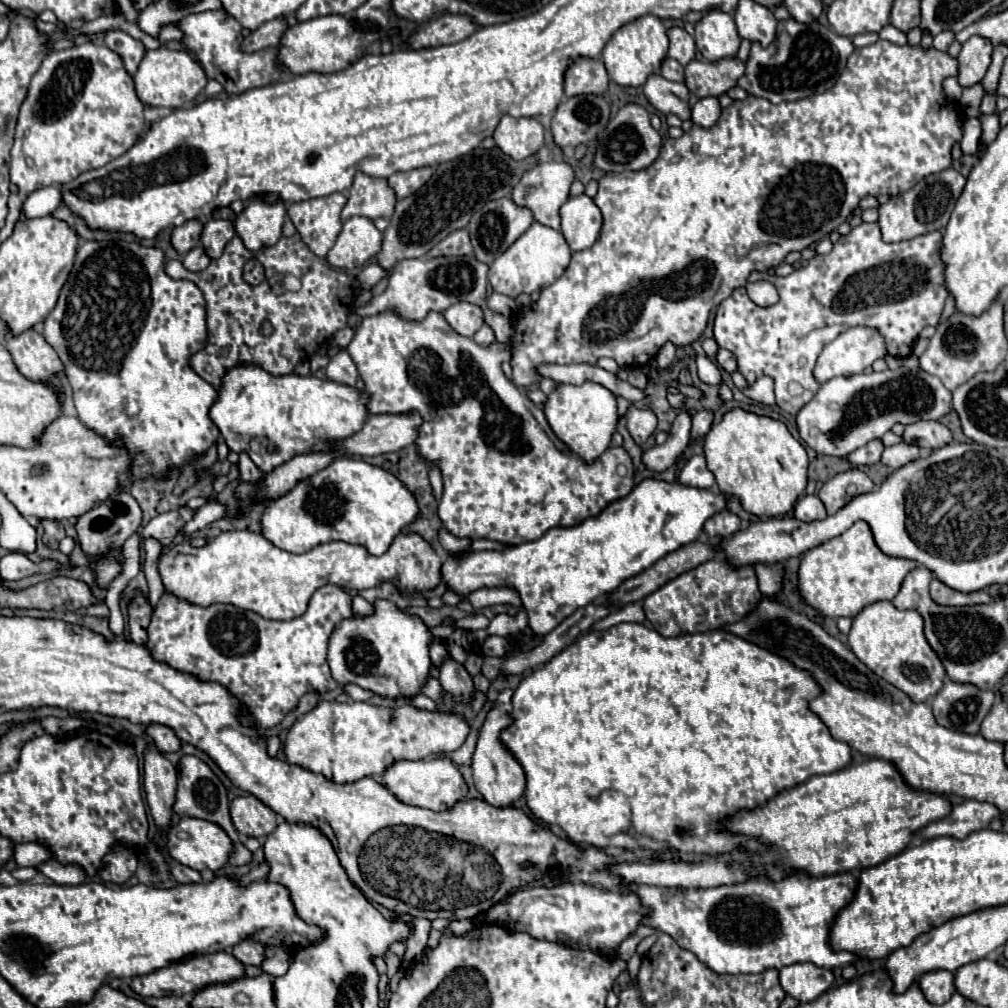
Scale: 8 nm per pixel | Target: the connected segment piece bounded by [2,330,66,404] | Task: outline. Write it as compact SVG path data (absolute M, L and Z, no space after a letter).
M2 330L4 346L12 354L12 360L18 372L32 382L44 382L52 386L58 394L60 404L66 400L66 374L62 360L54 352L54 348L44 340L42 334L34 330L26 330L20 336L10 336Z

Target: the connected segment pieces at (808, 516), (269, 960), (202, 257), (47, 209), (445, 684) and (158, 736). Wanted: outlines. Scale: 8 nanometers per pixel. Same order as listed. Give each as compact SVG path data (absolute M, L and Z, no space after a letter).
M802 496L796 506L794 506L794 518L802 520L802 522L814 522L814 520L822 520L826 518L826 508L822 506L818 496Z
M266 948L266 960L262 962L262 970L272 976L282 976L290 968L290 956L282 948Z
M198 246L198 248L192 248L192 250L182 258L182 264L184 264L184 268L190 270L190 272L200 272L200 270L204 270L204 268L210 264L210 258L206 256L204 248Z
M46 186L42 190L36 190L26 196L22 202L22 216L24 218L42 218L54 212L60 206L60 188L58 186Z
M452 658L446 660L440 668L440 684L444 690L448 690L452 696L460 698L462 702L468 702L470 694L474 690L472 678L466 672L466 668L462 664L454 662Z
M152 724L146 730L146 736L154 740L154 744L158 746L160 752L178 752L182 748L182 740L174 734L174 730L170 730L168 726L162 724Z

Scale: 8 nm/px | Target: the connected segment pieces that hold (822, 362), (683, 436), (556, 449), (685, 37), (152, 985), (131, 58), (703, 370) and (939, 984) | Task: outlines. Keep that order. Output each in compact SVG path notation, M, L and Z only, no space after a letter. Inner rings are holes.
M854 326L822 350L814 368L814 378L824 384L834 376L860 374L886 354L886 342L878 330L870 326Z
M680 410L676 416L670 436L662 446L652 446L642 454L642 462L652 472L664 472L676 464L676 460L682 456L684 448L690 442L690 414L686 410Z
M392 312L368 316L358 326L358 330L356 330L356 334L354 334L354 338L352 338L352 342L348 344L346 350L356 364L360 378L364 380L364 390L370 394L368 414L410 414L410 410L414 410L416 414L422 414L422 426L418 426L418 438L414 442L416 452L424 462L428 462L430 466L438 466L438 470L442 470L444 494L442 494L442 500L438 504L438 516L440 516L444 528L450 530L450 534L454 534L456 538L488 538L488 540L496 540L496 542L502 542L502 544L522 544L522 542L538 540L550 528L578 526L586 518L598 516L608 504L626 498L626 494L630 494L630 490L634 488L634 466L632 466L632 460L630 460L630 456L624 448L608 448L594 464L590 464L590 466L584 464L550 430L546 416L544 416L544 410L538 408L520 388L514 386L512 380L508 380L504 376L500 364L510 360L510 348L506 344L498 344L498 342L494 342L488 348L480 348L472 338L464 338L464 336L456 334L440 312L430 312L420 322L402 320L400 316L396 316ZM462 364L468 364L468 370L464 370Z
M670 28L668 38L670 38L670 50L668 50L670 58L678 60L682 66L694 60L696 44L694 44L694 38L684 28Z
M230 952L194 956L182 962L174 962L166 968L160 968L146 976L136 976L132 980L132 988L142 996L182 996L182 994L196 994L212 984L228 984L244 976L244 966L238 962Z
M120 30L106 32L104 42L110 50L114 50L122 58L126 72L132 76L136 72L142 56L144 56L144 52L146 52L144 44L132 36L128 36L126 32L120 32Z
M698 356L698 358L696 358L696 364L698 364L698 376L700 376L702 382L712 384L712 386L722 386L720 370L718 370L718 366L716 366L710 358Z
M938 970L938 972L926 972L920 976L918 986L924 994L924 998L932 1004L944 1004L952 998L956 992L954 986L954 974L948 970Z

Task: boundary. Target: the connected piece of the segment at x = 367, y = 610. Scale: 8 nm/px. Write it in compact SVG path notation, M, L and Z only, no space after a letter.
M358 594L352 596L352 606L354 606L354 612L358 616L370 616L370 614L374 614L374 606L368 600L364 600L362 596L358 596Z

